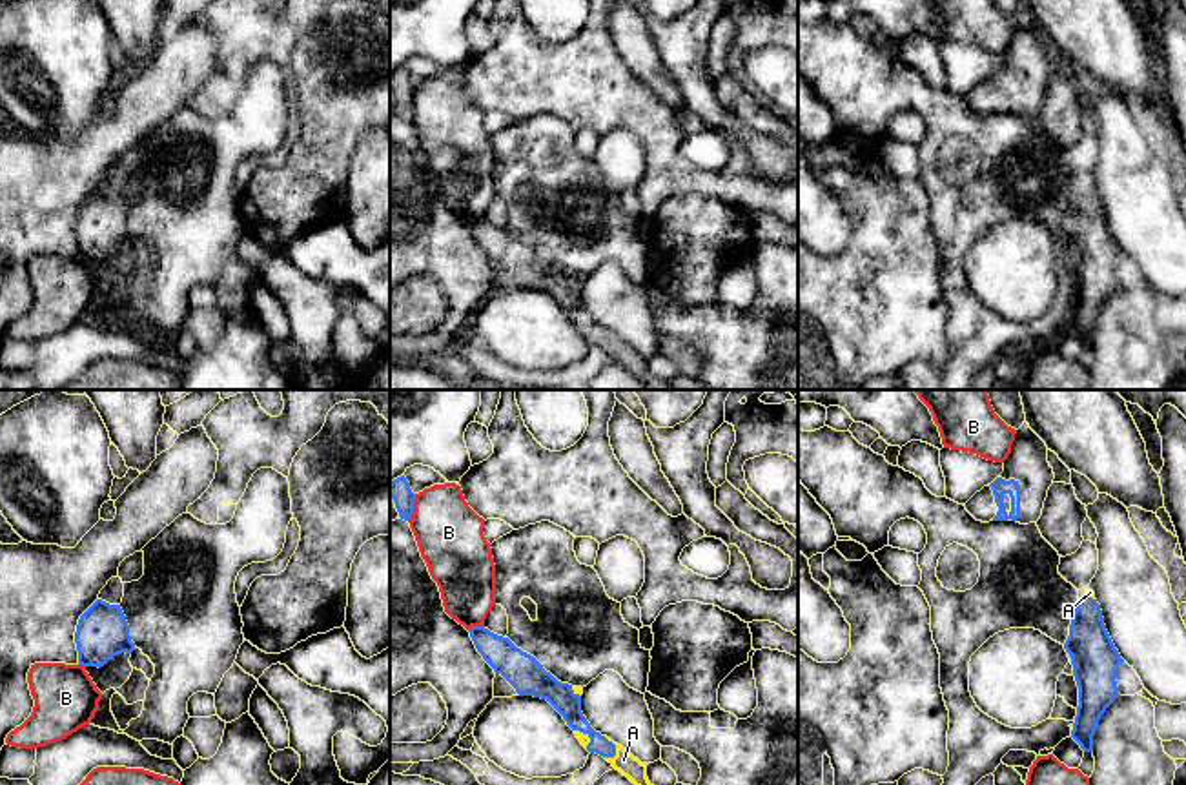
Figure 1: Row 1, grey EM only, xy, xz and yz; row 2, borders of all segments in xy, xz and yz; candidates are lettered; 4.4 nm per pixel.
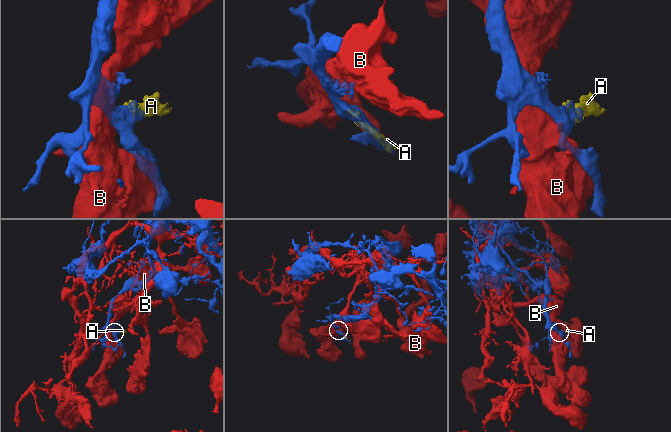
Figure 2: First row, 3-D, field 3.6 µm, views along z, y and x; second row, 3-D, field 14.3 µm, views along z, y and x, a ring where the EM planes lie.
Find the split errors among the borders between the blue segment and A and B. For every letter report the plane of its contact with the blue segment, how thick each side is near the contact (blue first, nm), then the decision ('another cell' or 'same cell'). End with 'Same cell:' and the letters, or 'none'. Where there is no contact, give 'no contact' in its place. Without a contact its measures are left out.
A: xz | 90/90 nm | same cell
B: xz | 150/260 nm | another cell
Same cell: A

